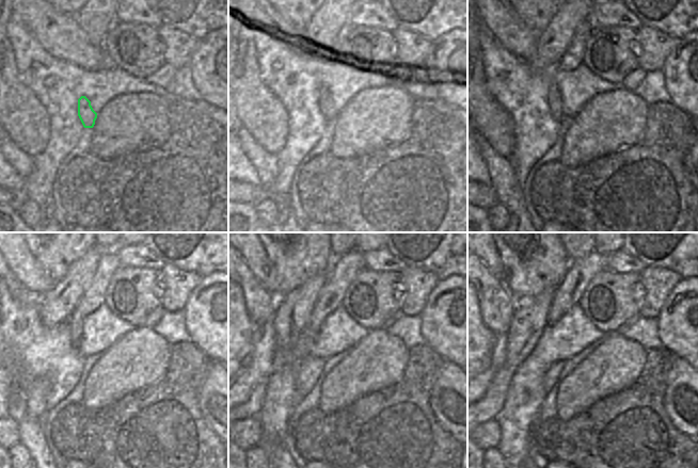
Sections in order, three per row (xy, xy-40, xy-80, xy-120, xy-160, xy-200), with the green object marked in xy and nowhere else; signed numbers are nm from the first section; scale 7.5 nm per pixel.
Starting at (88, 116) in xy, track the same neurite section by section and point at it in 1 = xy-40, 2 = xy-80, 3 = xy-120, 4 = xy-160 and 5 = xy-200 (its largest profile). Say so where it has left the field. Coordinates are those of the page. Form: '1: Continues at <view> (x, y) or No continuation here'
1: Continues at xy-40 (327, 109)
2: Continues at xy-80 (554, 101)
3: Continues at xy-120 (95, 294)
4: Continues at xy-160 (344, 269)
5: Continues at xy-200 (581, 271)

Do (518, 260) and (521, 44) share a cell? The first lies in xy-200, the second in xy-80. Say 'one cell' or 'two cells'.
two cells

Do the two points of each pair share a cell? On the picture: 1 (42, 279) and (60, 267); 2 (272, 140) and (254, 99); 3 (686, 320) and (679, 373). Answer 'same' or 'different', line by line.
1: different
2: same
3: different

